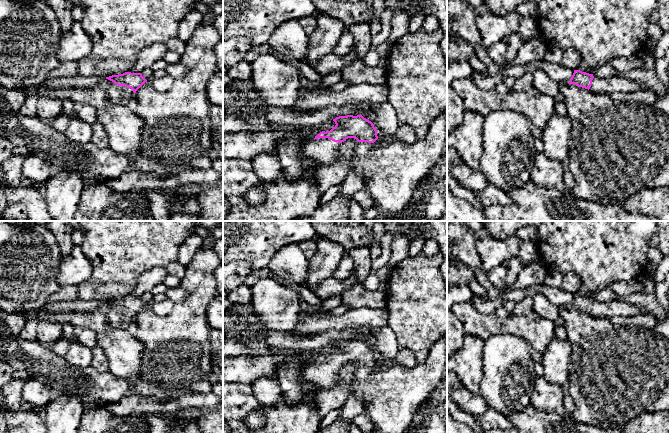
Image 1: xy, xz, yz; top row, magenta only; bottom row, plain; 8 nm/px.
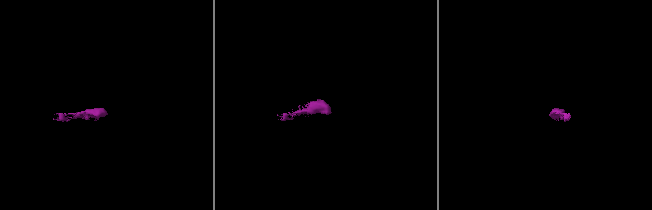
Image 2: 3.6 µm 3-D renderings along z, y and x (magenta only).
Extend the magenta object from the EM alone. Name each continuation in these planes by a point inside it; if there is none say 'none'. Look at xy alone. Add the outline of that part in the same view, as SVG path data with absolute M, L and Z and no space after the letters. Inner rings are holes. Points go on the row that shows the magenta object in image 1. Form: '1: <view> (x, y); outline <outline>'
1: xy (106, 93); outline M104 79L91 87L60 87L57 89L35 86L38 96L70 100L81 105L91 105L96 109L114 106L127 106L129 100L135 96L129 87L118 86L114 82Z

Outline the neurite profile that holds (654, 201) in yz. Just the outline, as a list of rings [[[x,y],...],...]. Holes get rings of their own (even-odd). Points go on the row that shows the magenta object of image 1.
[[[669,187],[644,188],[627,198],[622,206],[628,212],[669,221]]]

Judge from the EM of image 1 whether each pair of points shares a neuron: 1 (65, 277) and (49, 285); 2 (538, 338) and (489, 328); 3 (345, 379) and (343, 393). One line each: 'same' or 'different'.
1: different
2: same
3: same

